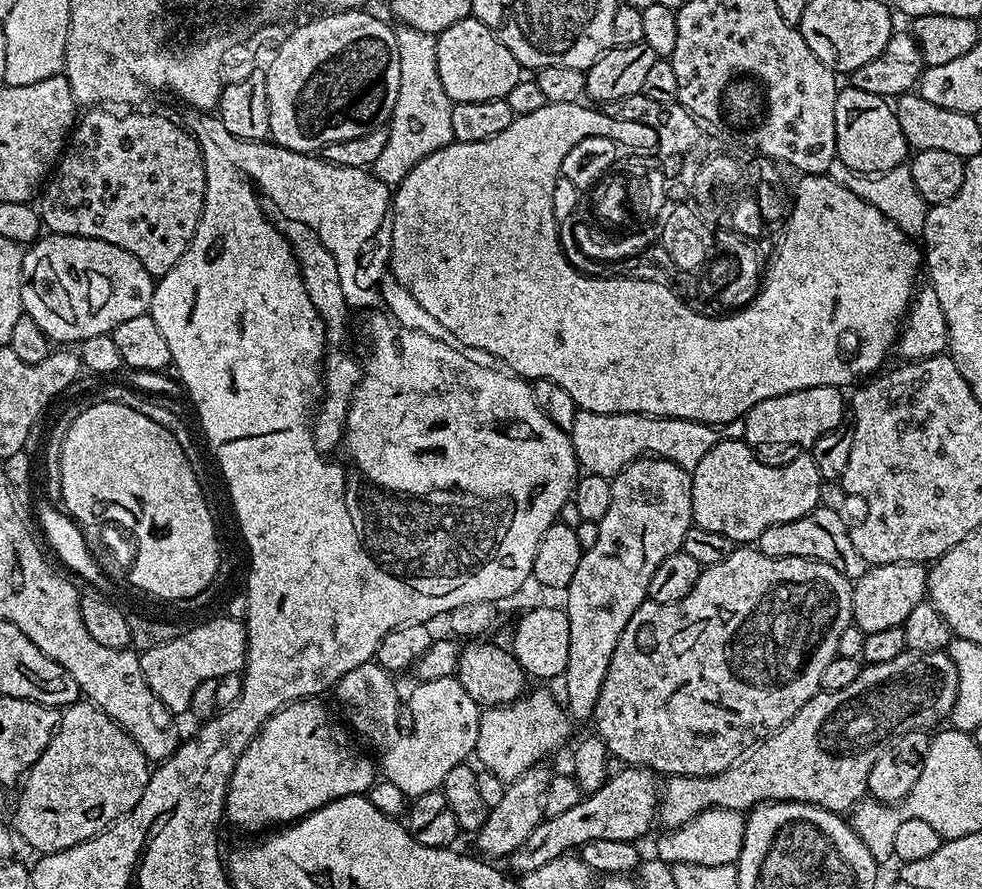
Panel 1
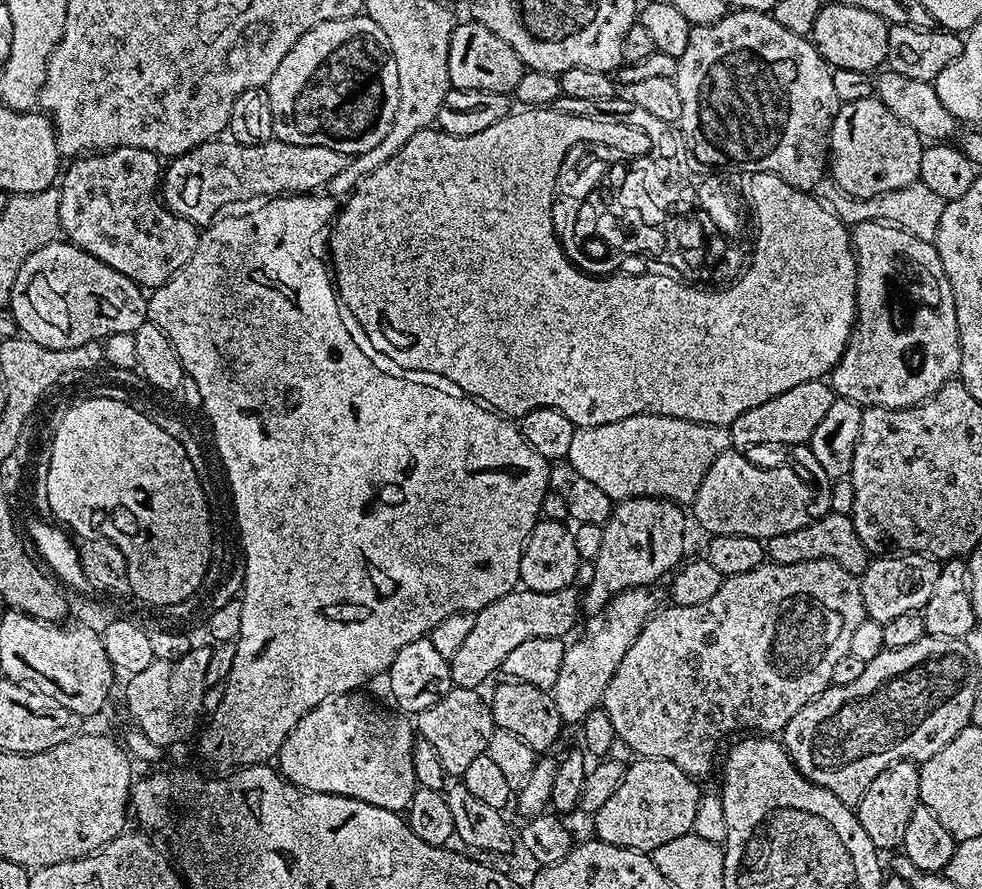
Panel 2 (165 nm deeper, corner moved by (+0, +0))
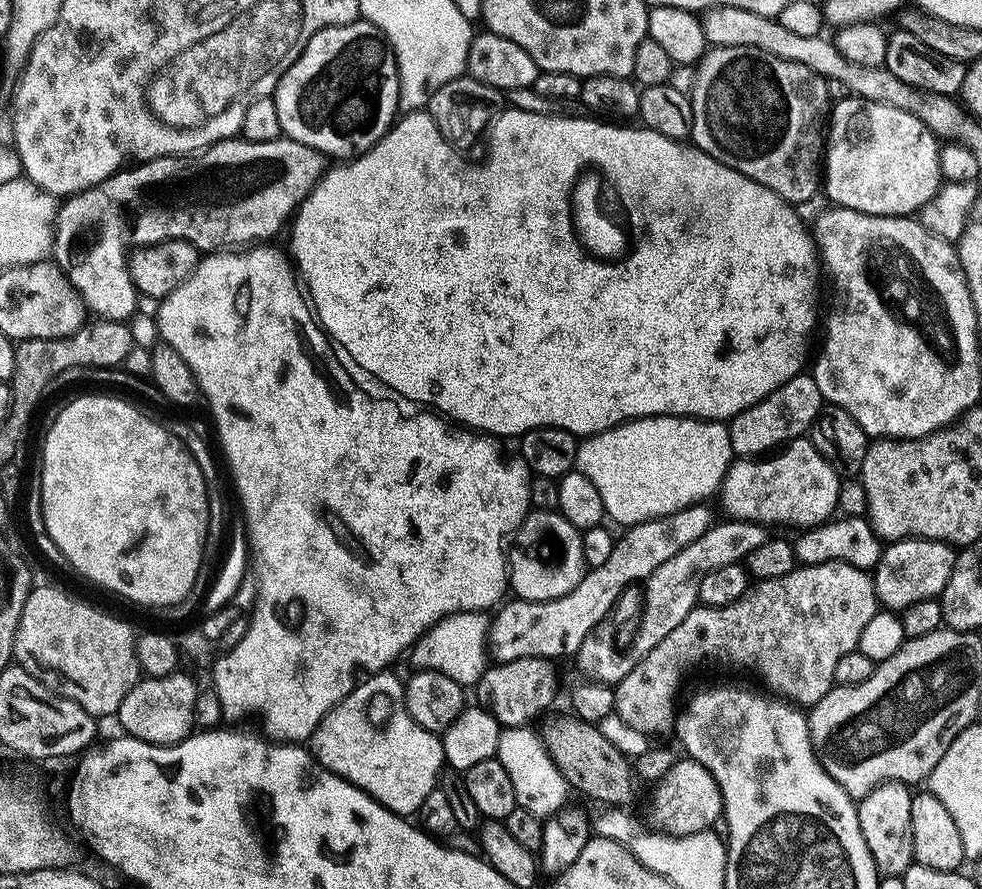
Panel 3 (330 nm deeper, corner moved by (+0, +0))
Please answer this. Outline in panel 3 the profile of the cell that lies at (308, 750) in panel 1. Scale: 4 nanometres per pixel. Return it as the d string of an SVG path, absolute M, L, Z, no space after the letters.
M392 670L365 675L346 698L339 700L318 722L306 744L310 755L323 771L341 776L347 784L361 788L367 796L377 800L383 808L389 808L394 815L412 818L419 813L426 794L438 787L436 775L445 767L444 746L441 737L428 732L404 709L404 684Z

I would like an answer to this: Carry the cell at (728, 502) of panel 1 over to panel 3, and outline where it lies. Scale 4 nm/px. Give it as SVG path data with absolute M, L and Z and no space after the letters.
M801 438L790 440L779 449L778 454L769 455L767 458L736 458L724 475L724 481L720 484L718 501L724 507L724 516L733 520L749 520L751 524L789 524L795 530L814 528L823 524L837 511L838 490L840 489L841 477L835 470L818 454L818 450L812 445L811 439Z

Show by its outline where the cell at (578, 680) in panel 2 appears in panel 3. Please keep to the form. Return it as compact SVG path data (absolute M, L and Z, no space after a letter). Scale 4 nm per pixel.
M728 518L723 522L725 524L713 523L706 530L706 534L698 538L698 542L690 542L682 550L678 550L678 554L674 554L670 562L662 562L662 566L658 566L654 574L648 576L643 585L644 613L640 616L640 625L637 626L632 641L625 648L616 648L611 619L604 620L594 626L590 634L586 634L586 642L582 642L574 657L574 663L580 667L581 674L586 676L584 678L605 686L620 684L622 678L626 678L626 674L634 670L640 659L650 654L650 650L654 650L654 646L658 646L658 642L662 642L662 638L666 638L666 634L670 634L670 630L678 627L682 618L686 618L686 614L690 614L697 607L700 580L706 578L706 574L727 564L740 564L748 552L754 550L754 546L762 546L762 542L766 542L770 535L765 525L751 524L749 520Z

